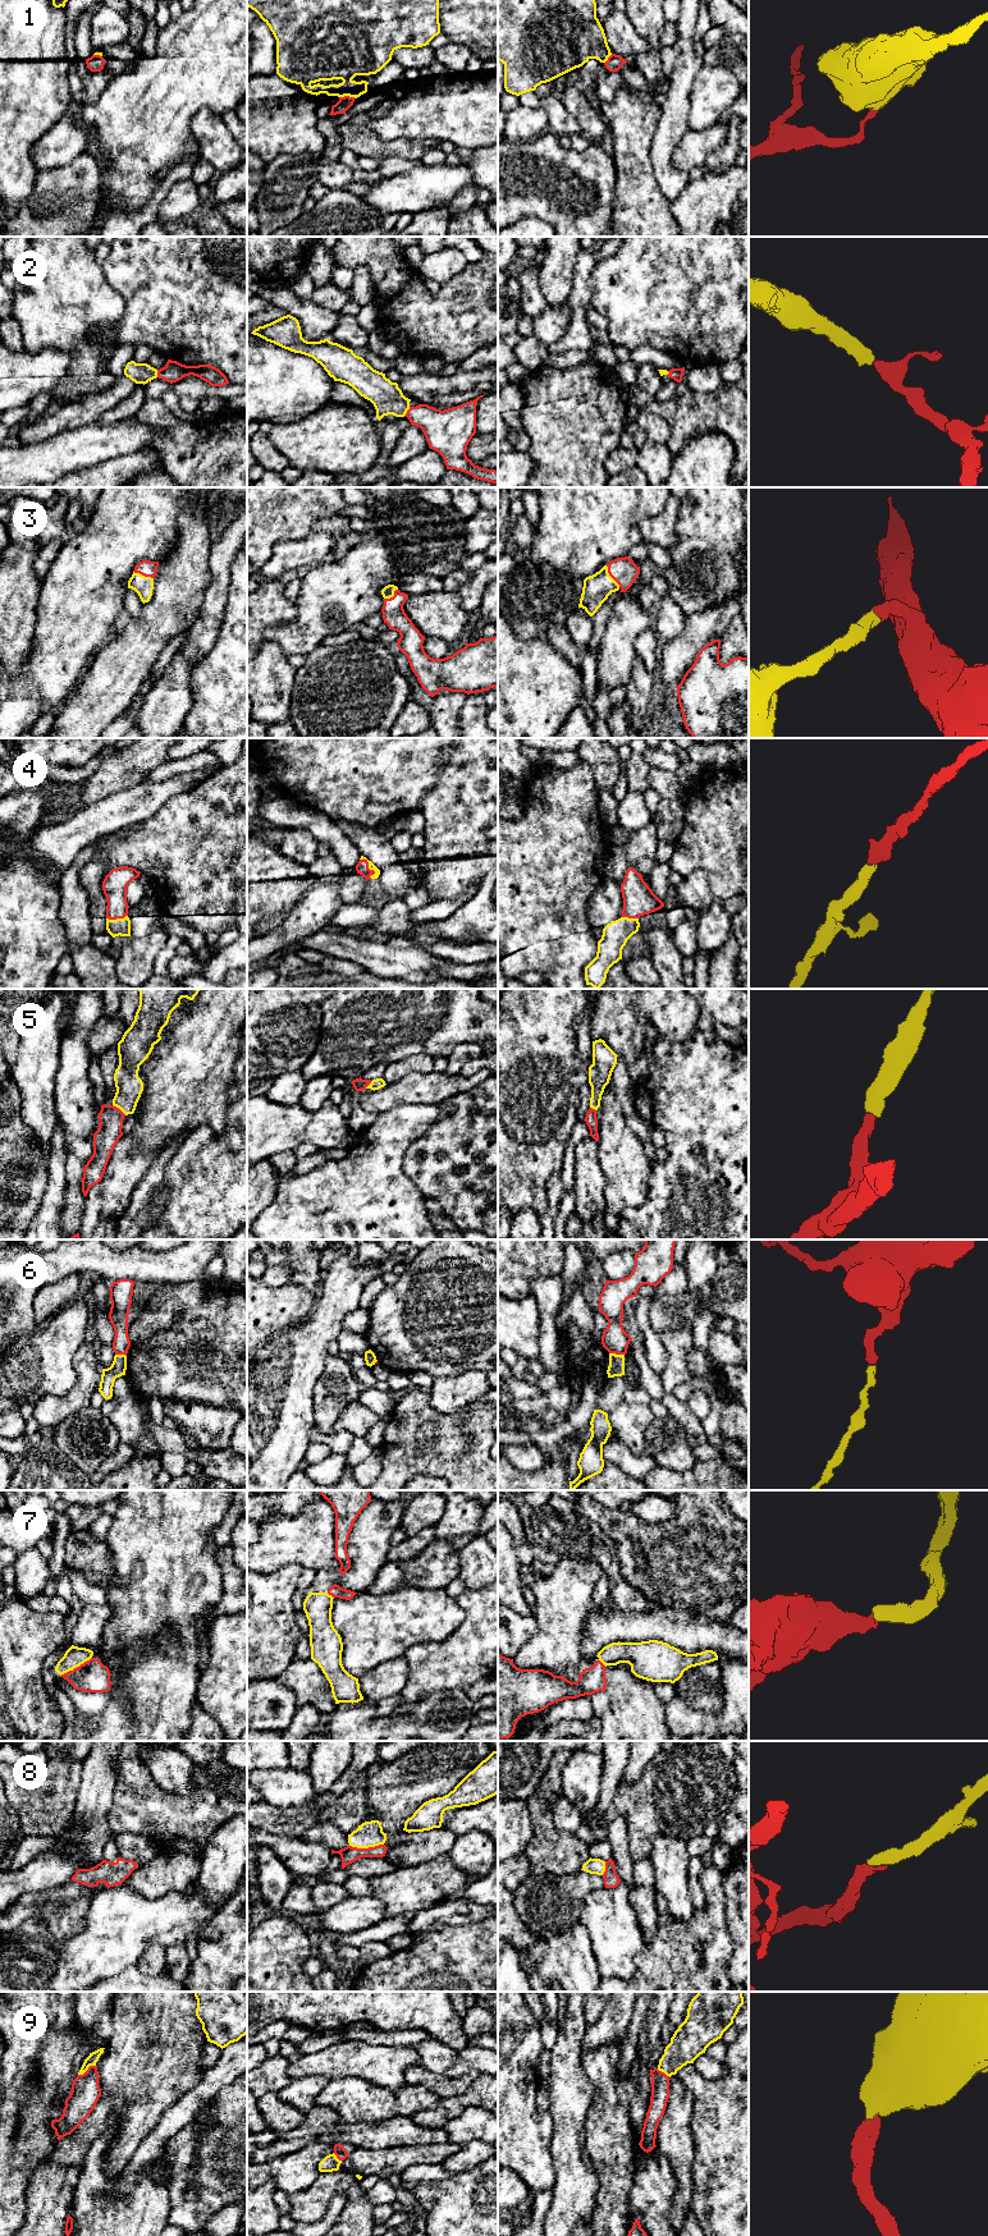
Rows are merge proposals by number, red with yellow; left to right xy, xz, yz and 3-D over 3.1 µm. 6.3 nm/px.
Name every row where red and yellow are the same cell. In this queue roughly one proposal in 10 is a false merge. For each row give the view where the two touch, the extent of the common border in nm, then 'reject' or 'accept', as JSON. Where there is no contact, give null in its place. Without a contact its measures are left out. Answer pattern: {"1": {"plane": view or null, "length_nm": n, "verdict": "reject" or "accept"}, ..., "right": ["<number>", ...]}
{"1": {"plane": "xz", "length_nm": 100, "verdict": "reject"}, "2": {"plane": "xz", "length_nm": 70, "verdict": "accept"}, "3": {"plane": "yz", "length_nm": 160, "verdict": "accept"}, "4": {"plane": "xz", "length_nm": 150, "verdict": "accept"}, "5": {"plane": "xy", "length_nm": 110, "verdict": "accept"}, "6": {"plane": "yz", "length_nm": 100, "verdict": "reject"}, "7": {"plane": "xy", "length_nm": 240, "verdict": "accept"}, "8": {"plane": "xz", "length_nm": 220, "verdict": "accept"}, "9": {"plane": "xy", "length_nm": 130, "verdict": "accept"}, "right": ["2", "3", "4", "5", "7", "8", "9"]}

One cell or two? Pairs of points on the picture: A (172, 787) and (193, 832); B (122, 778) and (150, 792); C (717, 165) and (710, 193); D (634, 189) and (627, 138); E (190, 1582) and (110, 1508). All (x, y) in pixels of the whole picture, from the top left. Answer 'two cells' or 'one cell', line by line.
A: two cells
B: two cells
C: two cells
D: one cell
E: two cells

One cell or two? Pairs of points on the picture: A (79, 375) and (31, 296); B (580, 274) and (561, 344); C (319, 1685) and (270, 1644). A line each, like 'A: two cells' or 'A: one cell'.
A: one cell
B: one cell
C: two cells

